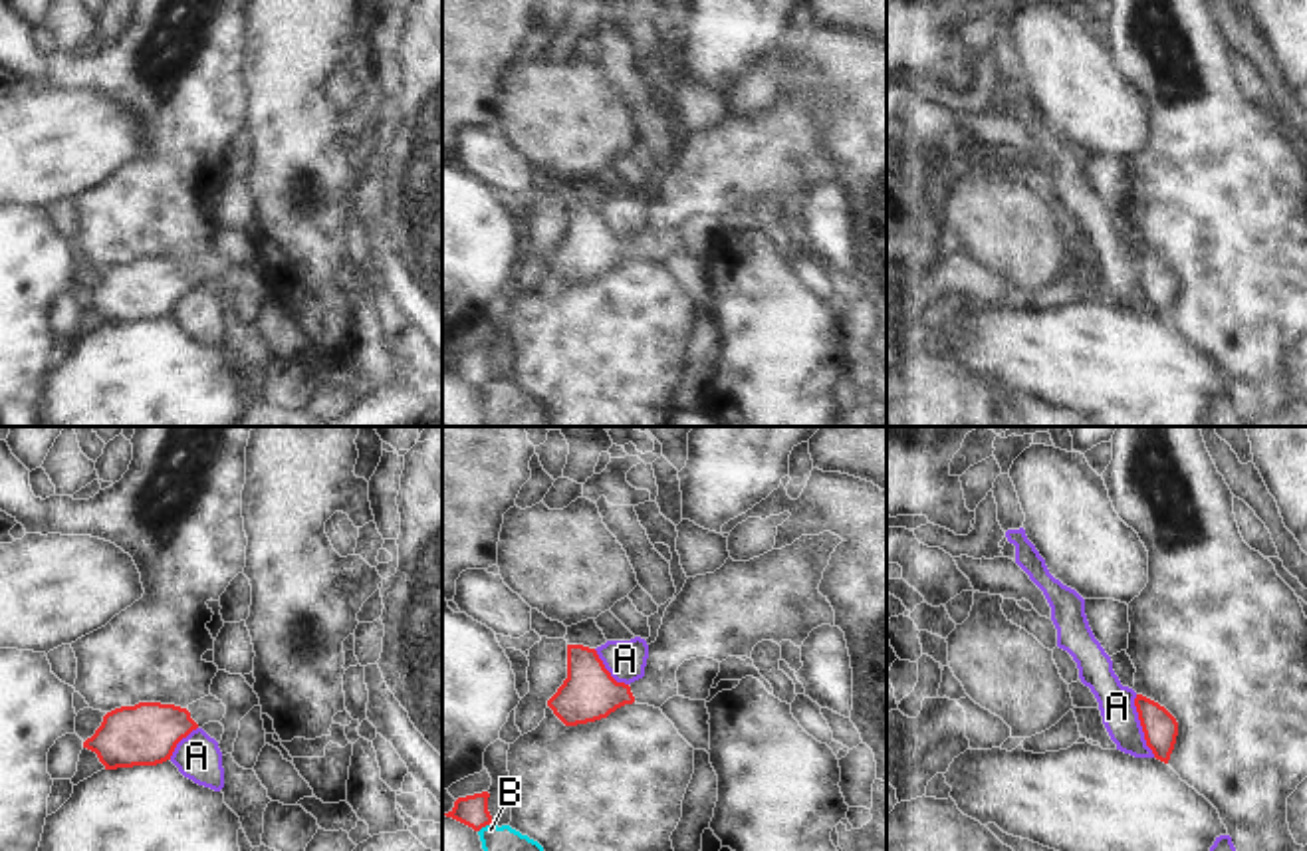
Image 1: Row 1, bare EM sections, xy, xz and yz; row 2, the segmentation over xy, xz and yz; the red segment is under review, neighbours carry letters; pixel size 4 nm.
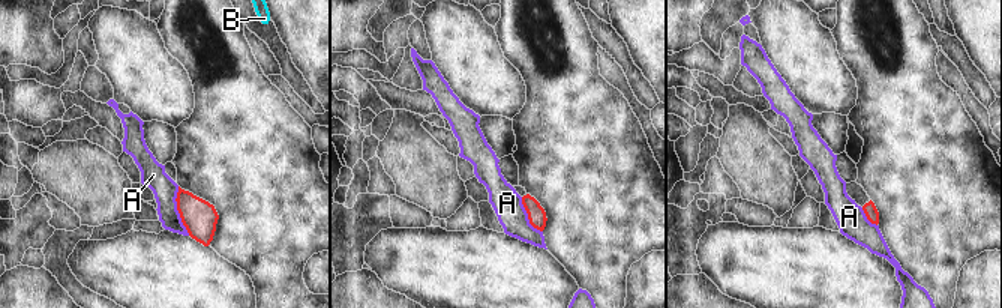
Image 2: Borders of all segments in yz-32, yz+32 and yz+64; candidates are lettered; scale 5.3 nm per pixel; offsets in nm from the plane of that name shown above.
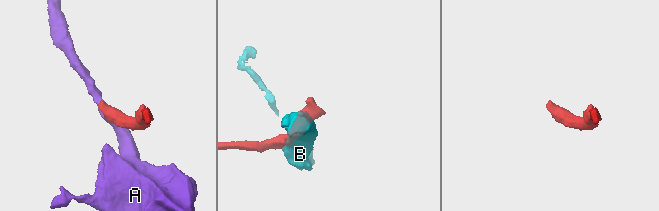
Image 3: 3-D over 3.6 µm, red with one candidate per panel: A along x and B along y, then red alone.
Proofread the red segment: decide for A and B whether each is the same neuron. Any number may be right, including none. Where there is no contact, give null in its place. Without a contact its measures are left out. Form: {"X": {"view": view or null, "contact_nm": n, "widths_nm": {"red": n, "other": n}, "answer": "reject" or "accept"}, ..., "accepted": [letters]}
{"A": {"view": "yz", "contact_nm": 260, "widths_nm": {"red": 140, "other": 140}, "answer": "reject"}, "B": {"view": "xz", "contact_nm": 70, "widths_nm": {"red": 130, "other": 260}, "answer": "reject"}, "accepted": []}

